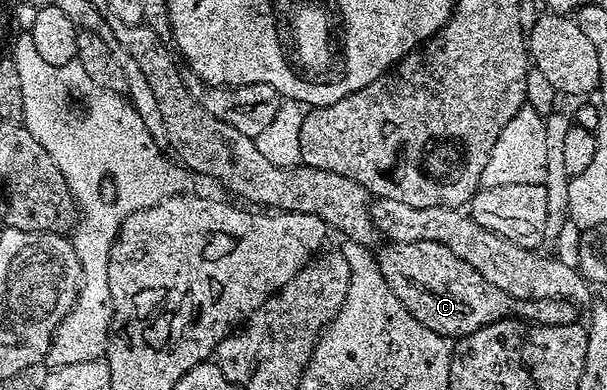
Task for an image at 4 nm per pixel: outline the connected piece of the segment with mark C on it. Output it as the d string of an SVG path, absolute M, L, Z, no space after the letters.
M386 243L383 246L378 255L376 254L376 262L380 275L384 277L384 283L388 283L392 295L396 295L396 299L400 299L400 303L404 303L406 310L417 321L424 323L424 327L428 327L428 331L436 331L436 335L441 337L447 339L466 337L472 331L480 331L480 327L484 327L488 323L502 321L509 316L523 321L532 321L535 325L573 325L579 320L579 306L572 301L564 299L514 300L504 291L500 291L500 287L488 283L488 279L484 279L484 275L480 275L480 271L468 267L468 263L464 263L464 259L456 259L456 255L452 255L452 251L448 251L446 247L440 247L438 243L404 243L403 245Z

